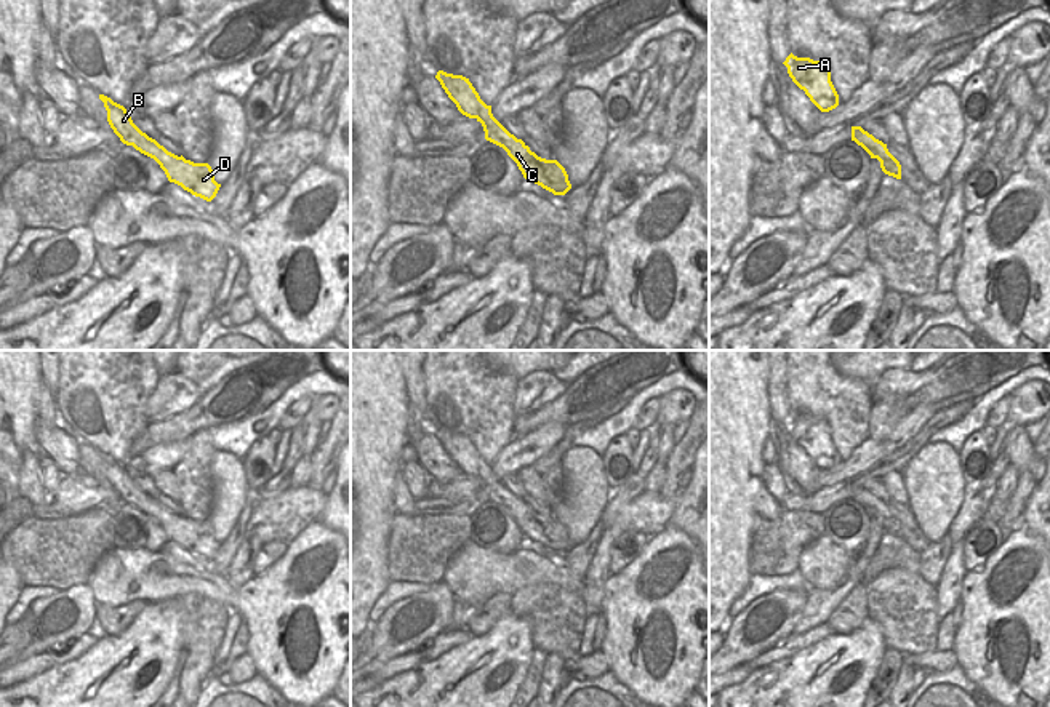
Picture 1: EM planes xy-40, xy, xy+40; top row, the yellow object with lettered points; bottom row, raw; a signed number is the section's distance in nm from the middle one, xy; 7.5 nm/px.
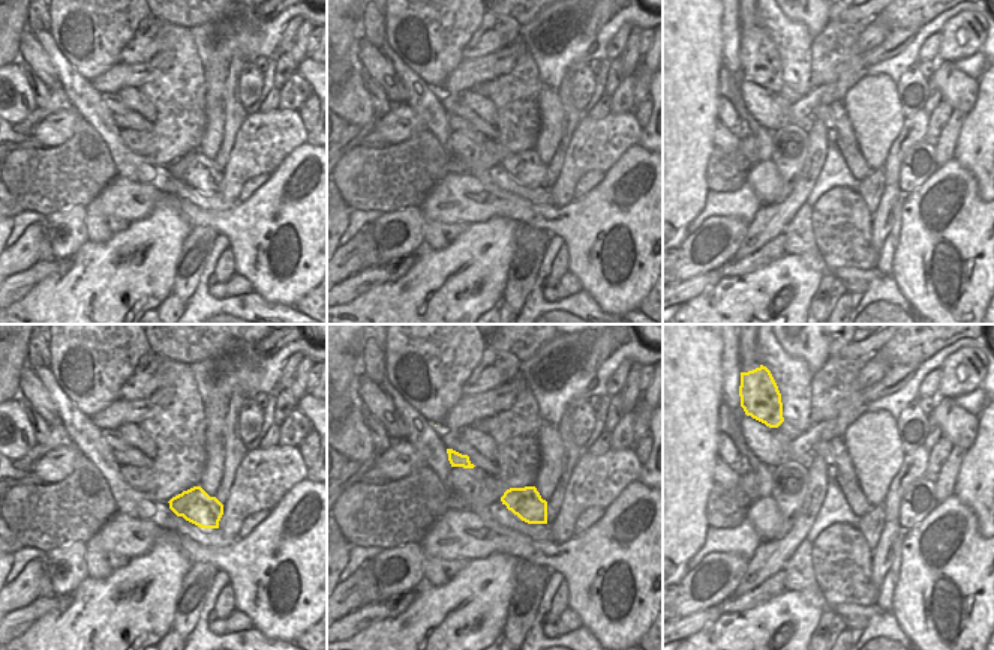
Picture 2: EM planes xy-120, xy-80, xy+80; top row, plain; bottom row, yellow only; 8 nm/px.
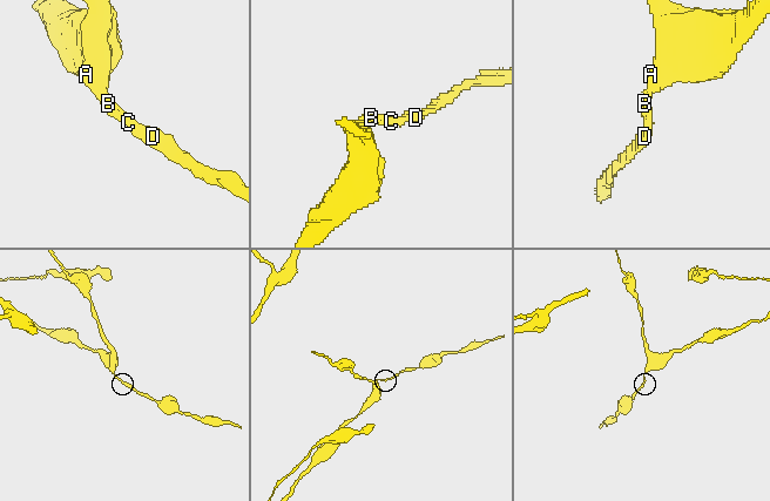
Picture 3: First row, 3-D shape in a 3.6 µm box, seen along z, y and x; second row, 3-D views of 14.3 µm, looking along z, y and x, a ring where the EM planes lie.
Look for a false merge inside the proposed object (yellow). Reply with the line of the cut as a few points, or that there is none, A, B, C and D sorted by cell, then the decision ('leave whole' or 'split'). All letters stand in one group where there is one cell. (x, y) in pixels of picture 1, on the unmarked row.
no cut; A B C D; leave whole

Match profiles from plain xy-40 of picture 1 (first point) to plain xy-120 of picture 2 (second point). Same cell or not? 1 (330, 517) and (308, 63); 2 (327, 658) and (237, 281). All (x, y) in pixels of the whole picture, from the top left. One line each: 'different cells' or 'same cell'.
1: same cell
2: different cells

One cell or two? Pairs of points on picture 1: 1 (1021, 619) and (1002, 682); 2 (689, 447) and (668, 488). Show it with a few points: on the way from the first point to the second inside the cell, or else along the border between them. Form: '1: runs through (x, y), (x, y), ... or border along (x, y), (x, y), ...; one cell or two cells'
1: runs through (1010, 635), (1010, 666); one cell
2: runs through (682, 456), (674, 467), (673, 479); one cell

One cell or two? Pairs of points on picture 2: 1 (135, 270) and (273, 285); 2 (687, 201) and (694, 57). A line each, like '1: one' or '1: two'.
1: two
2: one

